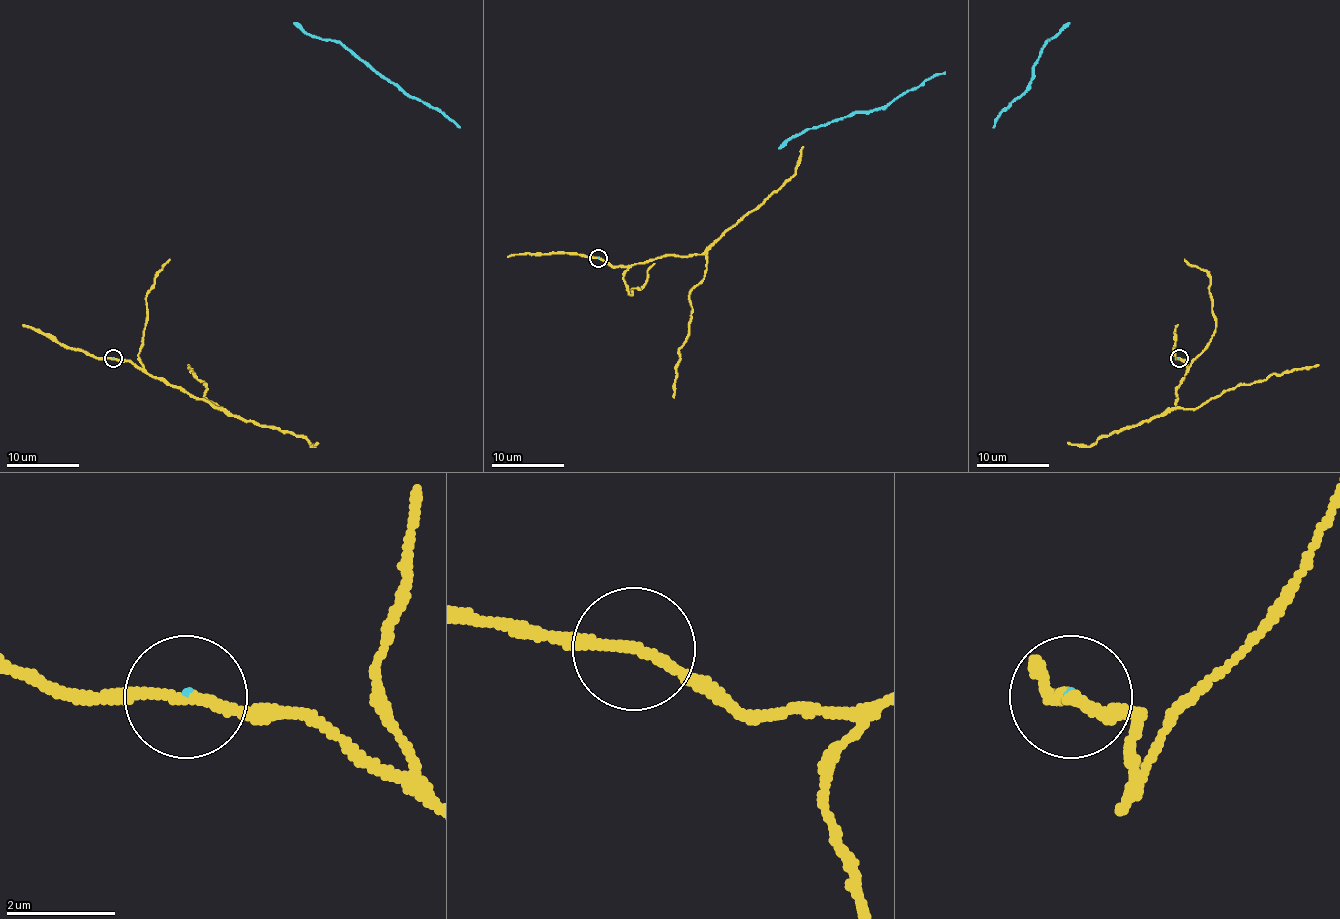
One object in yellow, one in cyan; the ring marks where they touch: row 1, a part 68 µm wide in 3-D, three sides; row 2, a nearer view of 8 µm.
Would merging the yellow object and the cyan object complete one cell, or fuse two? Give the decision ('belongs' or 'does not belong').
does not belong

